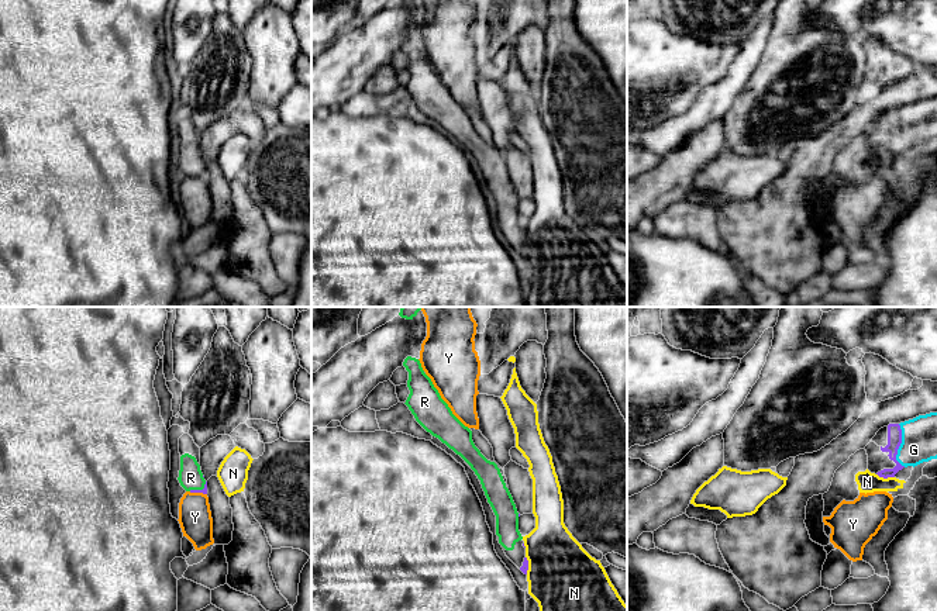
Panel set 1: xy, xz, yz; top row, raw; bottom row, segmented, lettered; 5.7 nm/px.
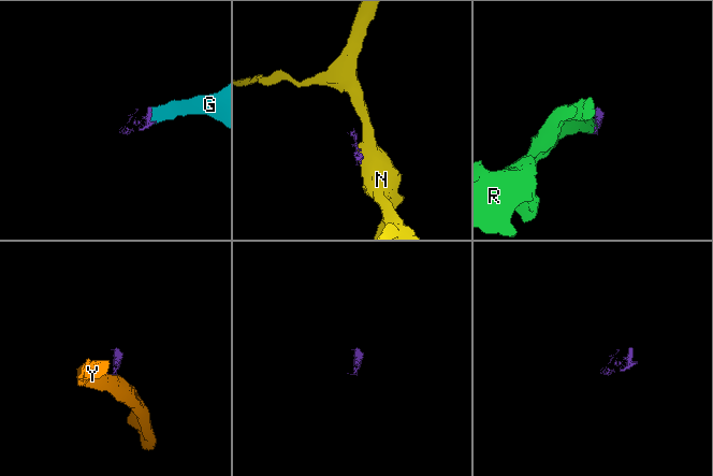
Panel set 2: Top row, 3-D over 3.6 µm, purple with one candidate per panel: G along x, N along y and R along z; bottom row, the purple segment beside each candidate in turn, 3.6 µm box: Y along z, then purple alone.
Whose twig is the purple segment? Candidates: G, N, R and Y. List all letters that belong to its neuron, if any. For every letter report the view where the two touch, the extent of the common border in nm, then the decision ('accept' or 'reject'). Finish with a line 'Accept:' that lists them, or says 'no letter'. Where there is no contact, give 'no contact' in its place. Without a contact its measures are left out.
G: yz | 260 nm | accept
N: yz | 110 nm | reject
R: xy | 120 nm | accept
Y: xy | 110 nm | reject
Accept: G, R

